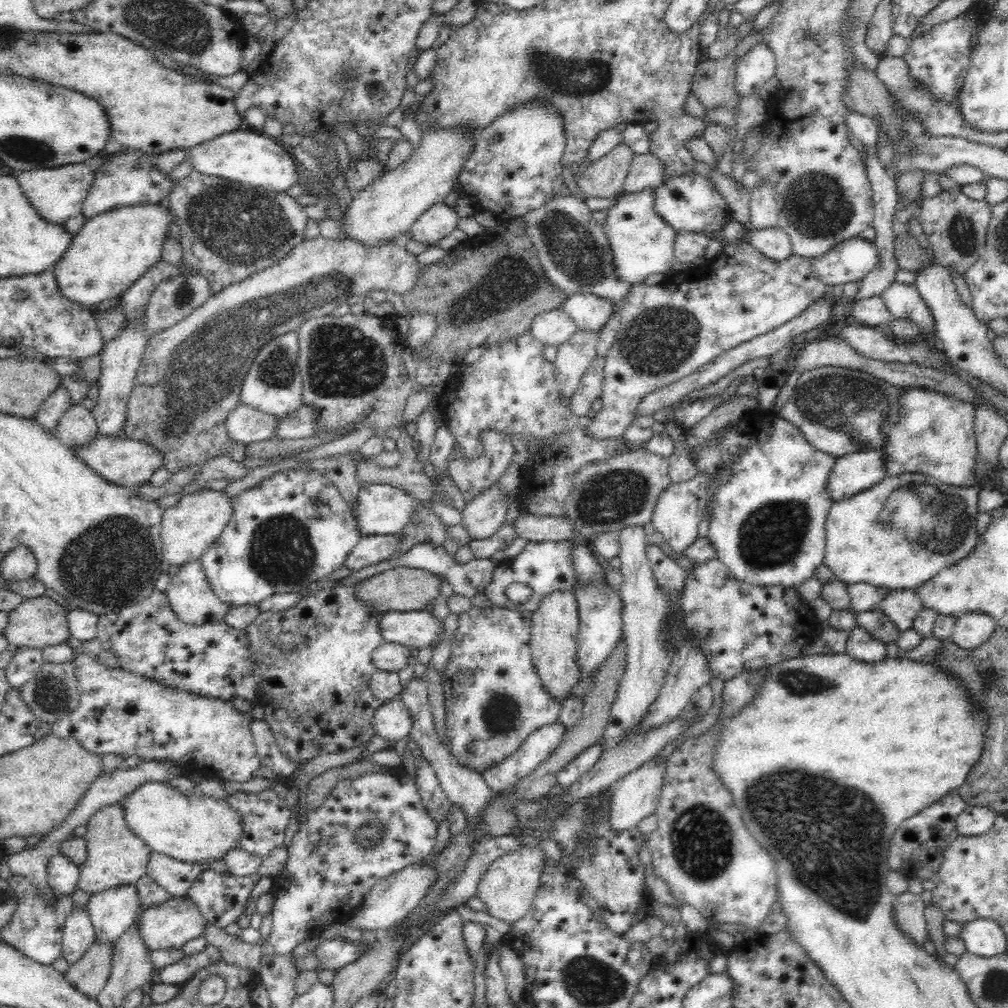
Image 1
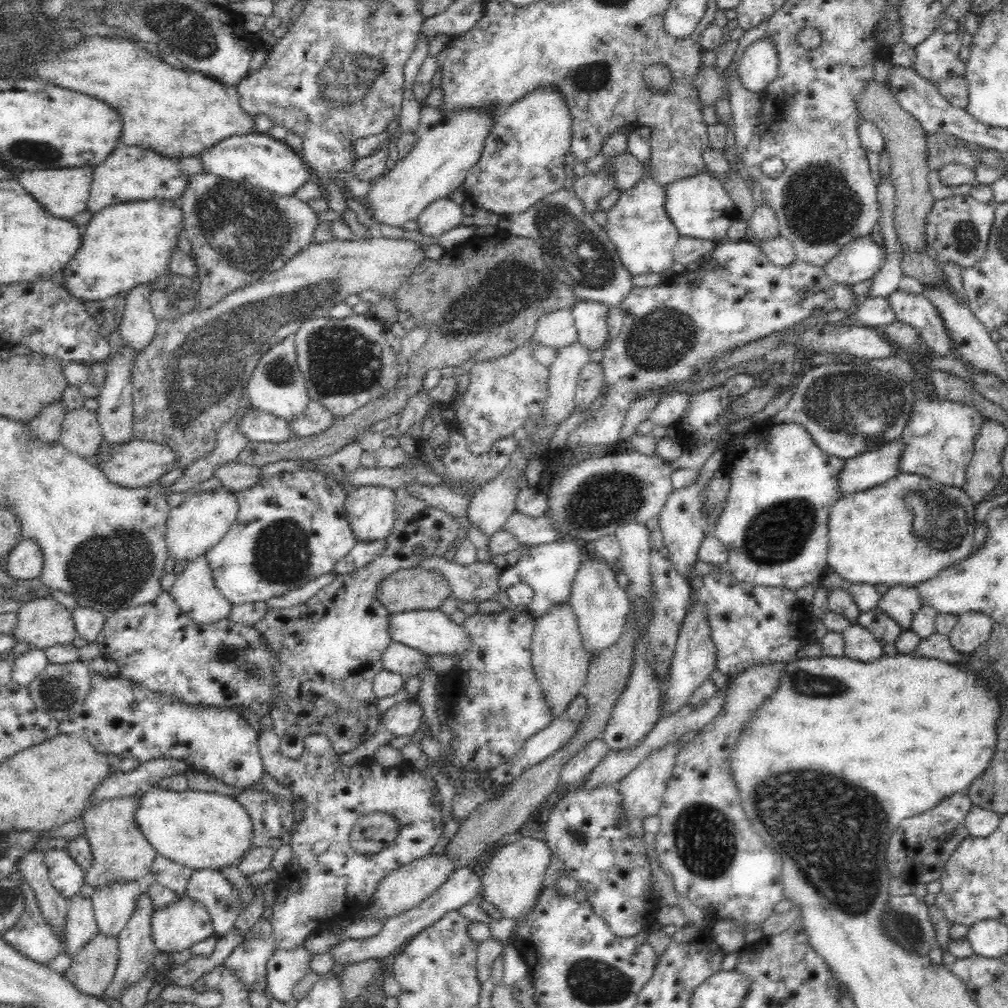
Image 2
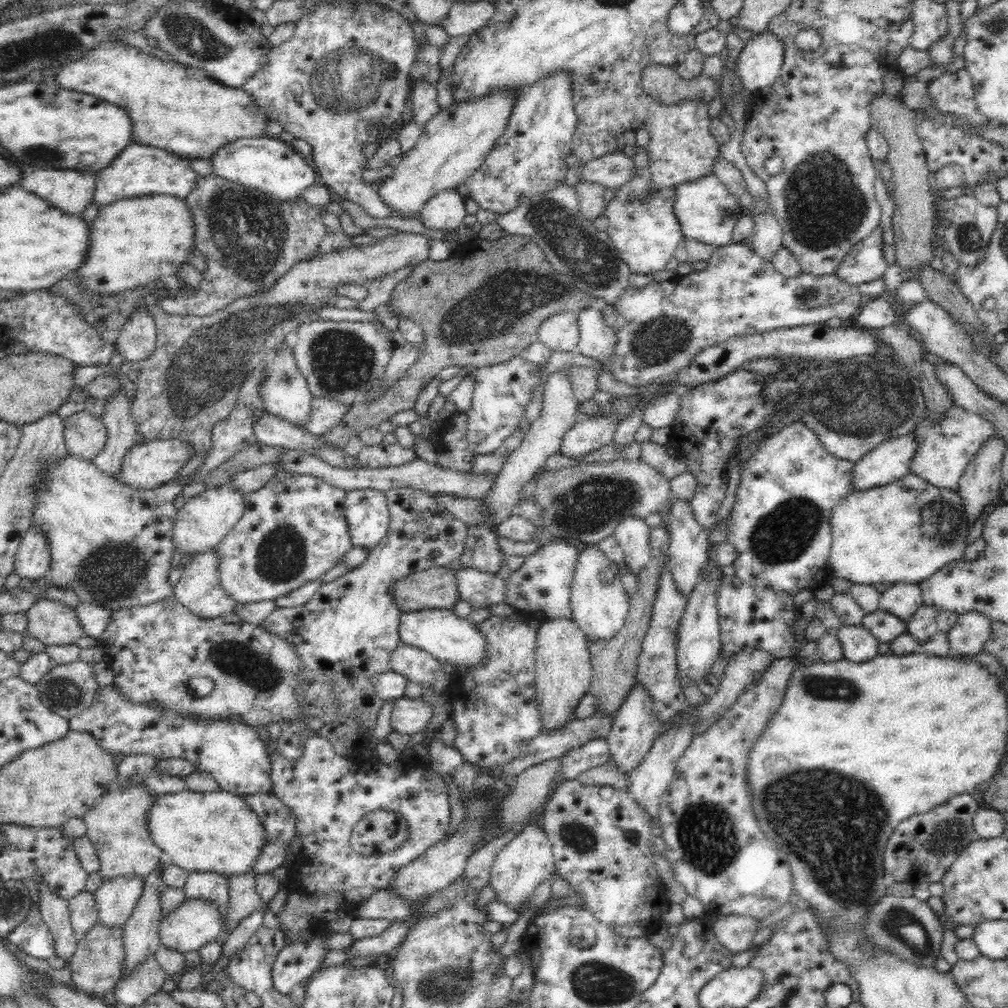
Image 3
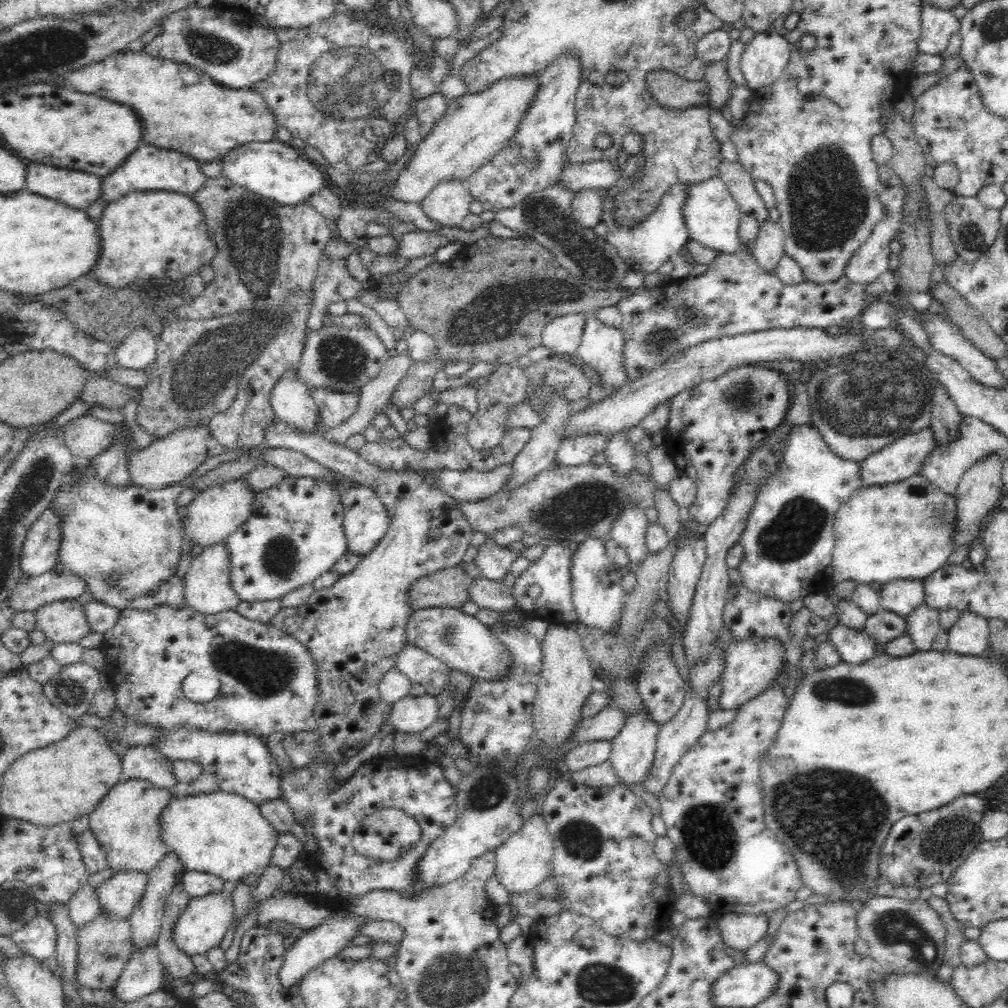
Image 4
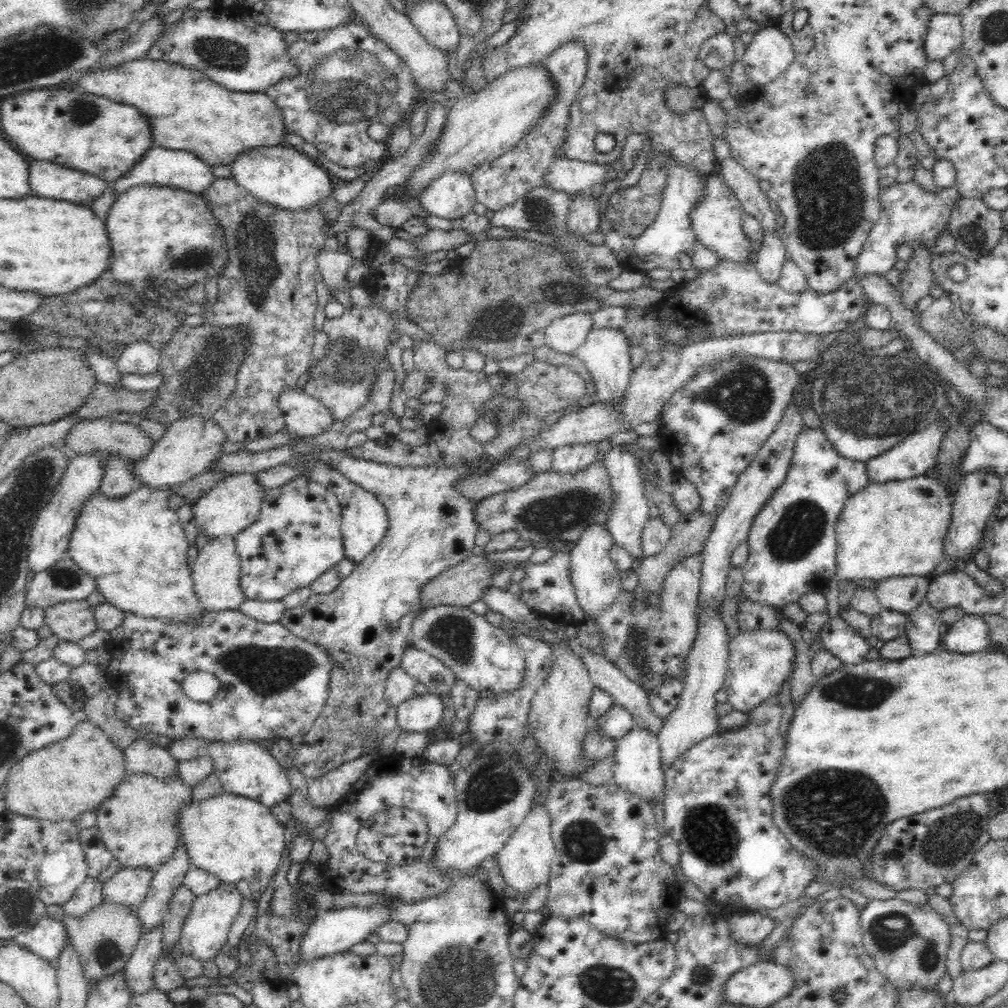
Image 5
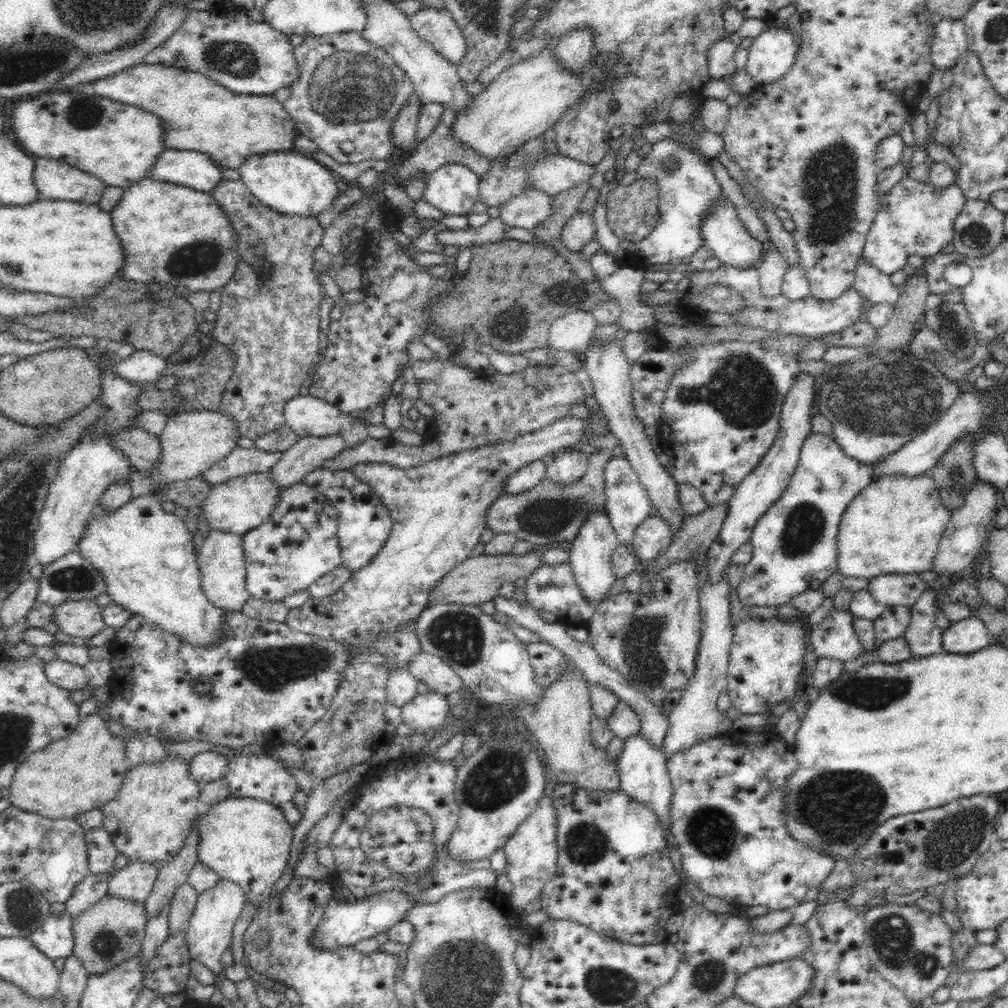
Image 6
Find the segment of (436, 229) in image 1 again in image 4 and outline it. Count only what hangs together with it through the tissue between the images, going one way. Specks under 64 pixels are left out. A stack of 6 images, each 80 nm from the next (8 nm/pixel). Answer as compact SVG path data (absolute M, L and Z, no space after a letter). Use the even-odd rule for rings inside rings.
M447 180L437 184L420 205L430 221L444 227L458 227L471 213L468 208L472 199L466 181Z

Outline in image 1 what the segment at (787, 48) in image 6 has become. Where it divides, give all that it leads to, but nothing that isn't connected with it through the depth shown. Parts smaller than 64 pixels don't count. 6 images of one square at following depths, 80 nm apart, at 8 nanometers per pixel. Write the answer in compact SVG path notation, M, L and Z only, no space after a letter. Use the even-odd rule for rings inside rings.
M767 43L753 46L735 66L734 90L738 96L756 95L768 78L775 75L775 56Z

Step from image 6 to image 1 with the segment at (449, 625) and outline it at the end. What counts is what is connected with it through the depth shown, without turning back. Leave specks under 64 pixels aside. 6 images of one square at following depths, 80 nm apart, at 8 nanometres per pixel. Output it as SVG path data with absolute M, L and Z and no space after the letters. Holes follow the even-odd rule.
M420 609L382 613L378 618L378 631L386 642L421 649L440 640L444 628L436 616Z

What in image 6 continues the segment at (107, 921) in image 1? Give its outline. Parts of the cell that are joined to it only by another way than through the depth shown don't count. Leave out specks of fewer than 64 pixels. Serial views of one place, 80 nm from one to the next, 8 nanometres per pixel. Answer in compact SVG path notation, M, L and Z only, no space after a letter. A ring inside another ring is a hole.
M128 862L110 875L107 894L140 904L148 898L158 873L159 864Z

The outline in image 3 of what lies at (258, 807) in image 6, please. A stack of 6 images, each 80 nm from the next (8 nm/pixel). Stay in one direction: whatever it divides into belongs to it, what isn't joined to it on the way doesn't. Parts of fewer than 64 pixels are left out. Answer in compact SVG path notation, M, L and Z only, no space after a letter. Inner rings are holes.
M186 788L178 793L156 794L153 806L147 812L147 828L152 842L161 848L163 857L188 873L216 872L228 876L251 872L262 846L267 843L255 812L242 797L227 791L202 793Z

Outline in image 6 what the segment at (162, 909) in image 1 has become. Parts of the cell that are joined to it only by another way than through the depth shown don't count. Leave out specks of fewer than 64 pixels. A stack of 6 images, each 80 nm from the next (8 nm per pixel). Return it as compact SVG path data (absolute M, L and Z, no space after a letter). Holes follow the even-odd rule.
M219 879L212 888L198 895L184 932L188 953L192 959L200 962L203 968L208 967L213 973L222 972L220 956L228 946L231 946L233 928L241 917L240 912L244 908L245 901L247 898L240 885L224 879Z

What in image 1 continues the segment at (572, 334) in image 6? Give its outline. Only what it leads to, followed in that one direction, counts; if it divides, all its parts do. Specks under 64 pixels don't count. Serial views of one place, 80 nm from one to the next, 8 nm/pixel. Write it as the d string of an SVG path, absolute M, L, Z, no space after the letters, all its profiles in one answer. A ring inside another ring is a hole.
M560 308L538 314L531 325L531 334L544 345L560 346L576 330L574 320Z

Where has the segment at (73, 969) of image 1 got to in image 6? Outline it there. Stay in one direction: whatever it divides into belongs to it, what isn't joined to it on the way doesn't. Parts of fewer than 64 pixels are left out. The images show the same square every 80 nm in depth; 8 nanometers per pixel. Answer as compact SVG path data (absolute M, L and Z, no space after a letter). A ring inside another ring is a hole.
M107 895L87 911L71 918L74 936L73 953L89 975L100 975L130 960L140 950L147 924L143 903L134 903Z

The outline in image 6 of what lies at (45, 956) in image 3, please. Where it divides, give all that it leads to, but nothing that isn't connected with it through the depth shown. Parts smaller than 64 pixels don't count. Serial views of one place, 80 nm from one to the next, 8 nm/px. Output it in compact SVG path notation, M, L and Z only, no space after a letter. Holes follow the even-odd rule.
M66 912L59 916L51 914L43 920L43 926L38 931L24 938L32 941L48 959L64 958L72 954L74 948L71 918Z

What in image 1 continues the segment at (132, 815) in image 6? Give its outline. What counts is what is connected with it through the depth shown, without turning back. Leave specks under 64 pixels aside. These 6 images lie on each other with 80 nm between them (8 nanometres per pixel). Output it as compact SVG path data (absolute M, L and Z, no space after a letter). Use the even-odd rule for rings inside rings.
M120 803L104 806L95 812L87 823L85 836L87 856L79 866L79 878L76 888L88 894L102 892L107 888L135 885L140 876L146 873L151 848L137 838L127 827L124 810Z

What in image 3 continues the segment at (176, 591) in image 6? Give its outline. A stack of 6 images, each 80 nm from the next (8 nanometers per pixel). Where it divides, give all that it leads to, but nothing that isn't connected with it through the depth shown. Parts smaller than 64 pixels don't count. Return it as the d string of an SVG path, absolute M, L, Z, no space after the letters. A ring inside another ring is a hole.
M72 454L48 464L36 486L30 527L40 527L48 539L50 564L45 576L50 579L50 584L74 591L80 603L92 603L113 611L152 604L164 598L173 599L173 588L168 583L170 558L174 552L172 522L176 518L172 502L184 487L184 480L178 479L158 488L130 488L102 472L91 460Z

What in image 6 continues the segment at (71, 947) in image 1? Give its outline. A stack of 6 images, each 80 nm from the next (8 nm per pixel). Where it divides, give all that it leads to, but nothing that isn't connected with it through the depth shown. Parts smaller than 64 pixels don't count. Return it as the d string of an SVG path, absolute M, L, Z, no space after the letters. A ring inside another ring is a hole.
M88 873L72 891L70 898L65 902L65 912L71 917L87 911L93 904L106 897L109 874L93 875Z

